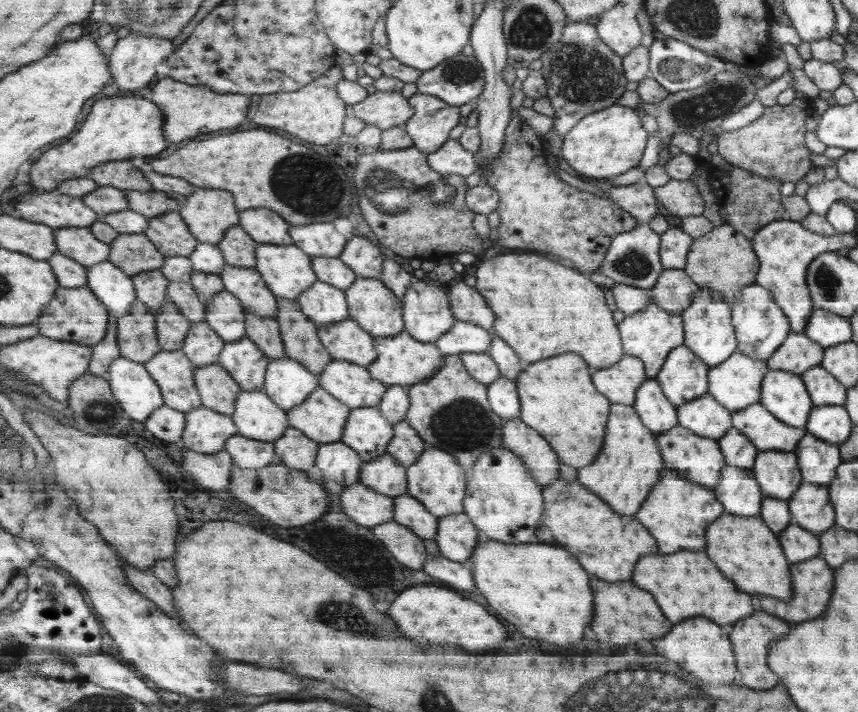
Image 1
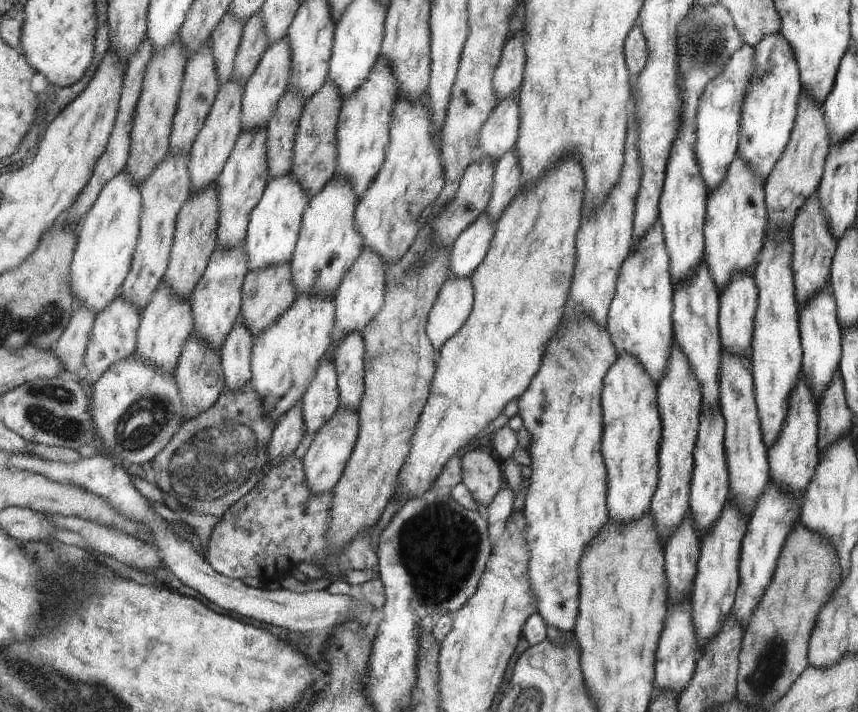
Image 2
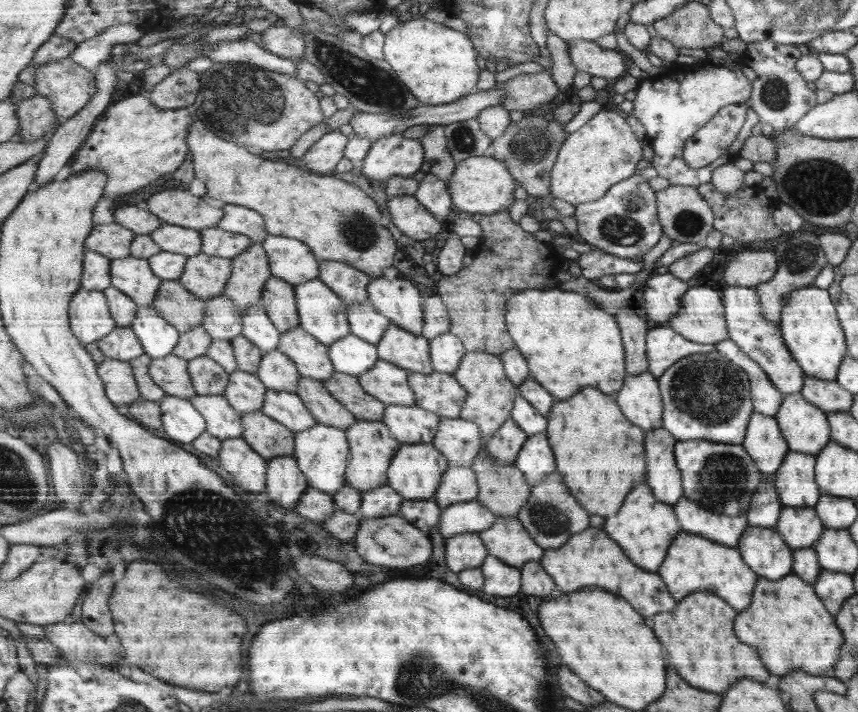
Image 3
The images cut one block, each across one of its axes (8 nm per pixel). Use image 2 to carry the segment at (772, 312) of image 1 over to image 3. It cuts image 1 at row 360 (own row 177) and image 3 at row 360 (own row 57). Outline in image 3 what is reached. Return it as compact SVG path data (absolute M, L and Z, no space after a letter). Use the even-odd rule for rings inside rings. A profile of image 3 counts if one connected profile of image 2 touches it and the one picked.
M730 286L724 290L725 295L725 318L728 322L729 340L737 343L740 350L748 354L754 362L757 362L762 370L773 381L783 395L800 393L804 388L805 372L801 365L793 358L792 352L785 344L778 327L768 322L762 316L757 291L755 287Z

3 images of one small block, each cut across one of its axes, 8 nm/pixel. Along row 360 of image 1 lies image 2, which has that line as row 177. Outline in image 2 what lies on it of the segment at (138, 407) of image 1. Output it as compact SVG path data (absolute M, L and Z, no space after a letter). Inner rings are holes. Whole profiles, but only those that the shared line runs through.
M126 168L120 176L114 177L104 188L97 204L93 206L83 220L83 227L80 230L79 243L73 260L71 287L79 300L79 304L86 303L91 306L91 309L97 310L99 313L108 309L120 297L126 279L132 272L135 254L141 241L142 215L145 212L145 202L141 188L141 184L135 181L133 174Z

